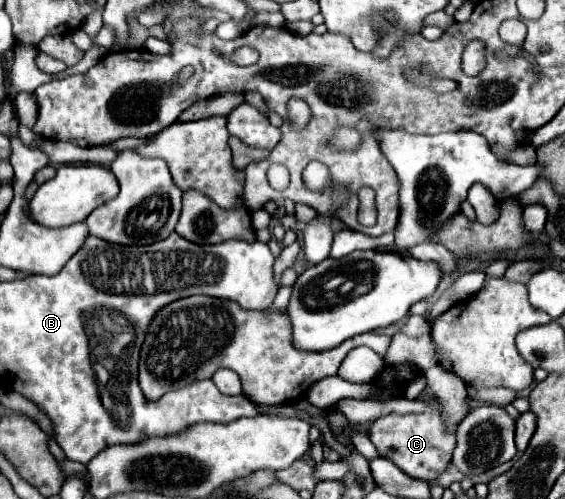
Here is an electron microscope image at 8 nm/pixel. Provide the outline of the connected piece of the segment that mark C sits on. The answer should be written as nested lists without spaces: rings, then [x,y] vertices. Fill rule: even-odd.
[[[429,409],[425,413],[411,413],[411,415],[391,413],[371,423],[369,439],[373,441],[377,451],[385,459],[391,459],[401,471],[421,481],[433,481],[445,471],[447,463],[451,461],[455,445],[455,427],[449,427],[443,421],[441,409]]]

